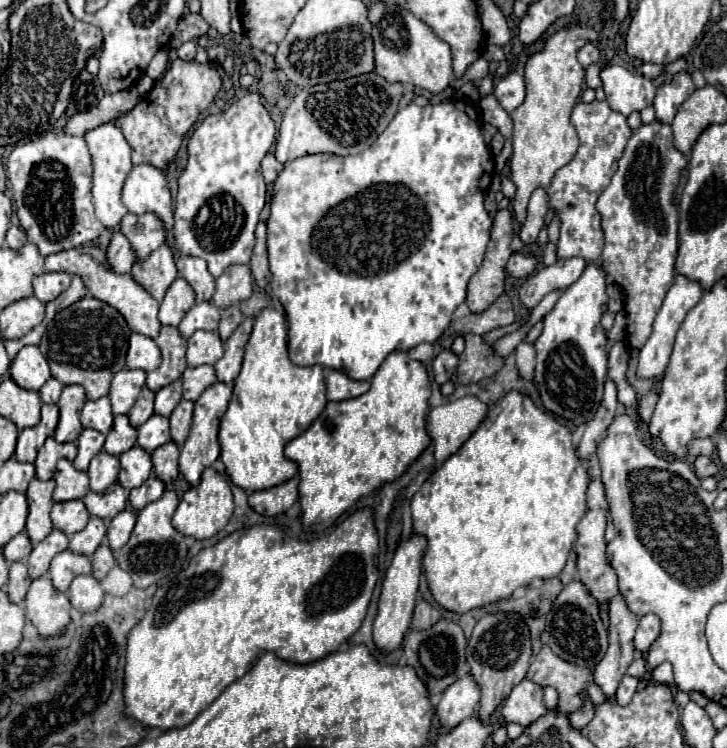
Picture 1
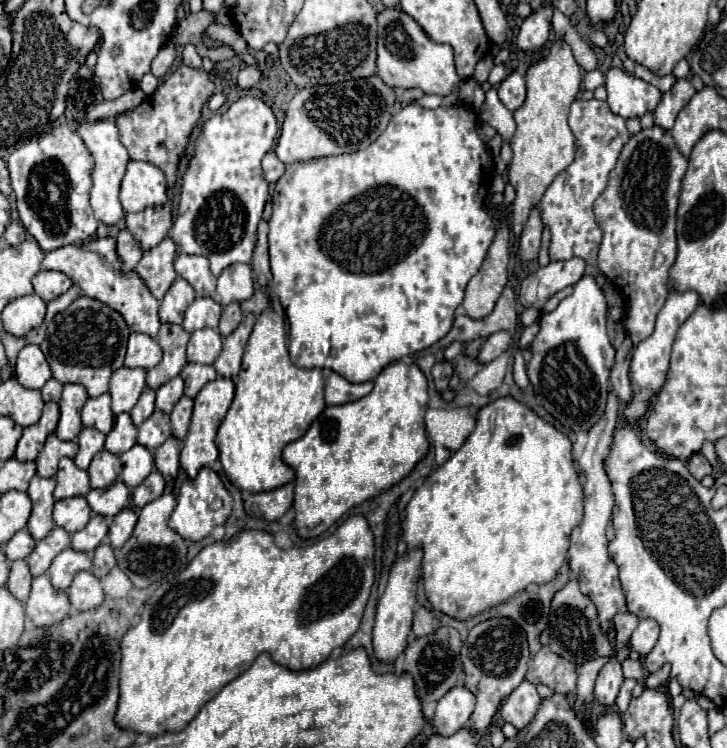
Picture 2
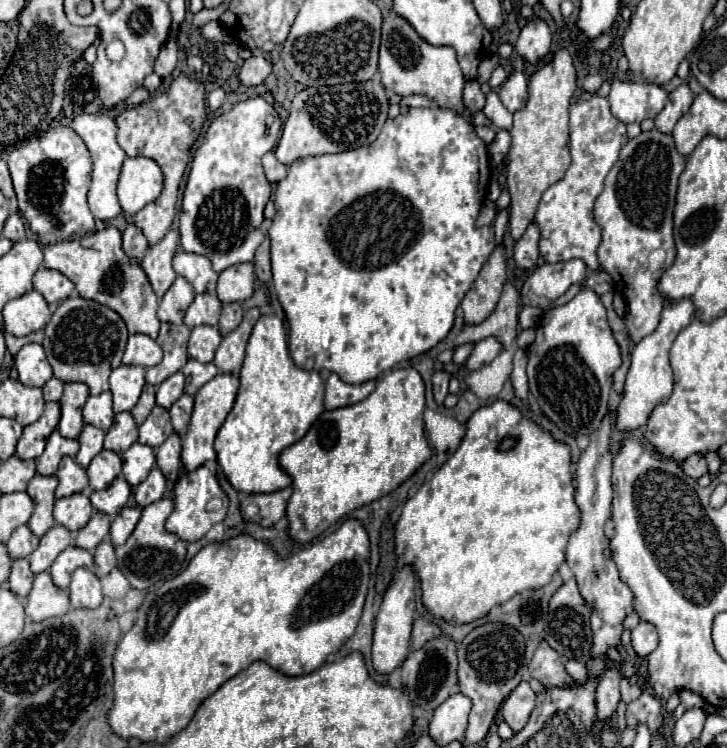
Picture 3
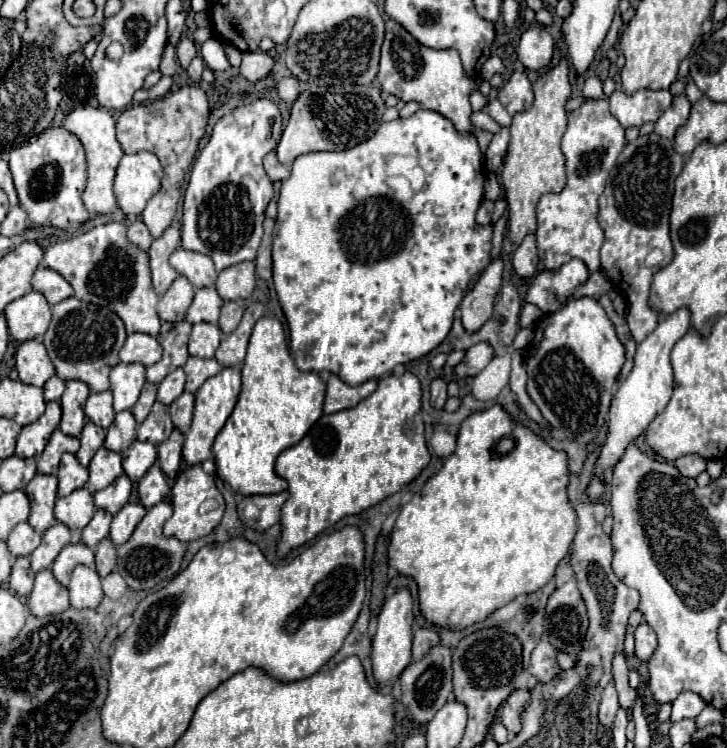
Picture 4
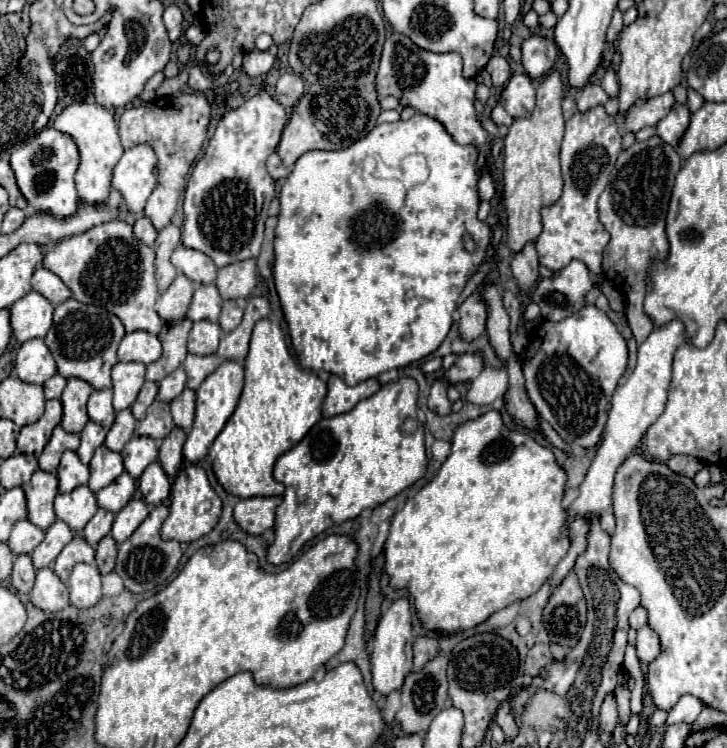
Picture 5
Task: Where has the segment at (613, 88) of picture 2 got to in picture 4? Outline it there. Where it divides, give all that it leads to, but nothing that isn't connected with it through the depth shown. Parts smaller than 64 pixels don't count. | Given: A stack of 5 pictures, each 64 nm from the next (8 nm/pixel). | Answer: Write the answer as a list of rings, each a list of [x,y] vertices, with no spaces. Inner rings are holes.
[[[616,88],[610,98],[610,112],[618,118],[624,128],[642,126],[644,122],[656,122],[662,112],[672,104],[672,94],[668,90],[638,90],[626,94],[622,88]]]

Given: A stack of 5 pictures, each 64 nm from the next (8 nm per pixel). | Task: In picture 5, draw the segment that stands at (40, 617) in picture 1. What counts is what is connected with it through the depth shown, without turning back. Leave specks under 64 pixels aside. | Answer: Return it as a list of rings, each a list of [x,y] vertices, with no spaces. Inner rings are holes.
[[[42,568],[36,574],[36,582],[30,592],[30,602],[42,612],[56,612],[70,604],[68,588],[50,568]]]

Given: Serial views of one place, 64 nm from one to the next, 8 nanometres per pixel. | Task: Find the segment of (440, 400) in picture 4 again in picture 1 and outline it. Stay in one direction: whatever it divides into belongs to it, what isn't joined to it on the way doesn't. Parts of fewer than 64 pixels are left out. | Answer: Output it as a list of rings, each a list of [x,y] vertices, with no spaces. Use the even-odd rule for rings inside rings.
[[[442,348],[442,352],[432,362],[432,372],[436,382],[444,384],[446,380],[450,380],[450,374],[454,374],[456,366],[458,366],[458,354],[452,354],[450,348]]]

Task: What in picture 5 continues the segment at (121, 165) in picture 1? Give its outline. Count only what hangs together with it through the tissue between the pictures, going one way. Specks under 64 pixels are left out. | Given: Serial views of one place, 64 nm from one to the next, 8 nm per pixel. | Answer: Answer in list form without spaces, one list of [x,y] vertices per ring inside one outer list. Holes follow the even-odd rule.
[[[76,102],[72,106],[66,106],[60,116],[54,120],[54,128],[60,132],[66,132],[74,138],[76,146],[80,148],[80,166],[76,174],[76,188],[78,196],[82,202],[100,206],[106,204],[110,196],[110,180],[112,180],[112,170],[118,164],[124,148],[118,138],[118,124],[114,116],[98,106],[98,104],[86,104],[86,102]]]

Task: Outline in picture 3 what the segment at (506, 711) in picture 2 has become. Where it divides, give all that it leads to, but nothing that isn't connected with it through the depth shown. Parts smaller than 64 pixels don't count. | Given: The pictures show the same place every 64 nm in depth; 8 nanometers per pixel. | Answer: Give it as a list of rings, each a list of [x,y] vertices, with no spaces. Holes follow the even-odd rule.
[[[522,682],[518,688],[512,690],[512,694],[502,704],[502,716],[510,724],[514,732],[522,730],[524,724],[530,718],[530,712],[536,704],[536,694],[532,692],[528,682]]]

